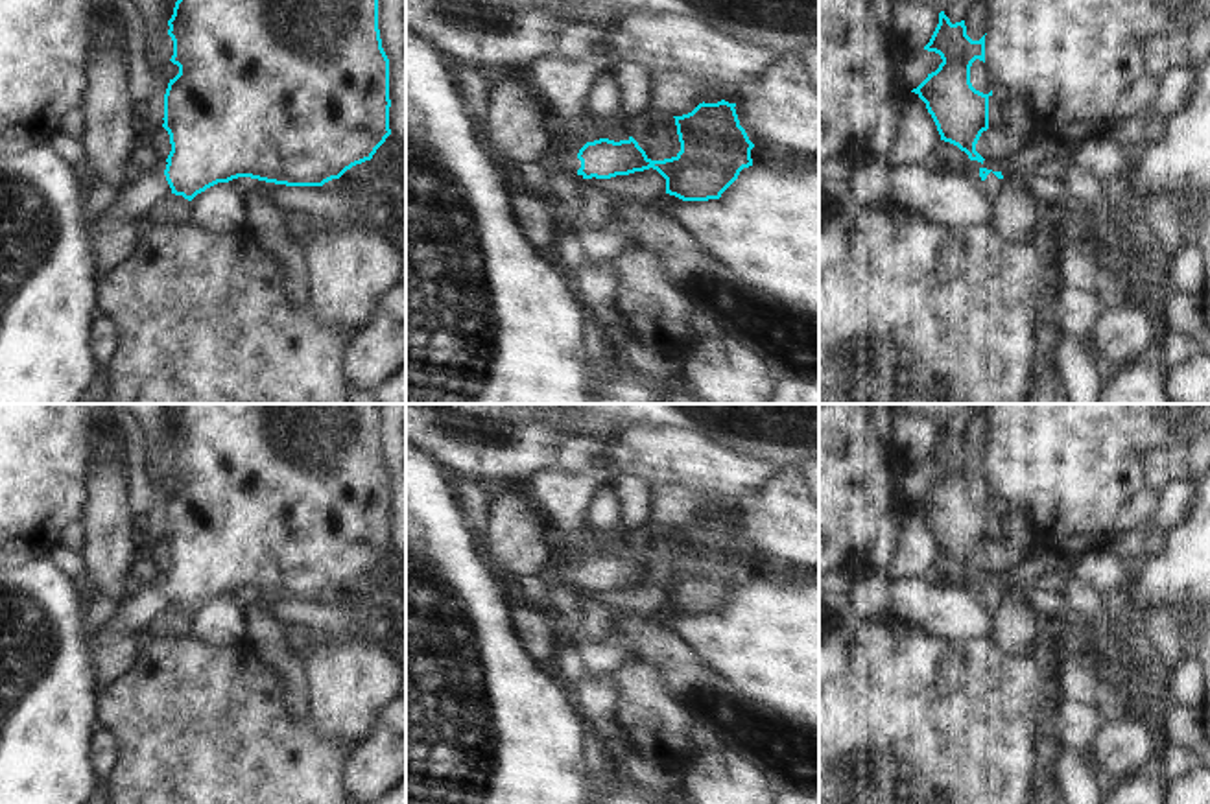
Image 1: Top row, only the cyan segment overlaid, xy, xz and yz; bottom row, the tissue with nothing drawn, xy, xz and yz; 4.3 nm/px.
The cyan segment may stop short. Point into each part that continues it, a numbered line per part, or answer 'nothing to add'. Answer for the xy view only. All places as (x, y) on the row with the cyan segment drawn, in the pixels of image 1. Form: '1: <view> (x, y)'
1: xy (141, 192)

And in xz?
1: xz (572, 165)

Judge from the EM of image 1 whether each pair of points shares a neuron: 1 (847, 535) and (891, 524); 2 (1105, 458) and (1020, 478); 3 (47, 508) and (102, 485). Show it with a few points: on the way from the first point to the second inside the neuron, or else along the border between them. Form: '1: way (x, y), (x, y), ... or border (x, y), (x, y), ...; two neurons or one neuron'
1: border (895, 487), (891, 509), (878, 524), (869, 552); two neurons
2: way (1085, 458), (1041, 463); one neuron
3: border (93, 449), (87, 500), (78, 519); two neurons

